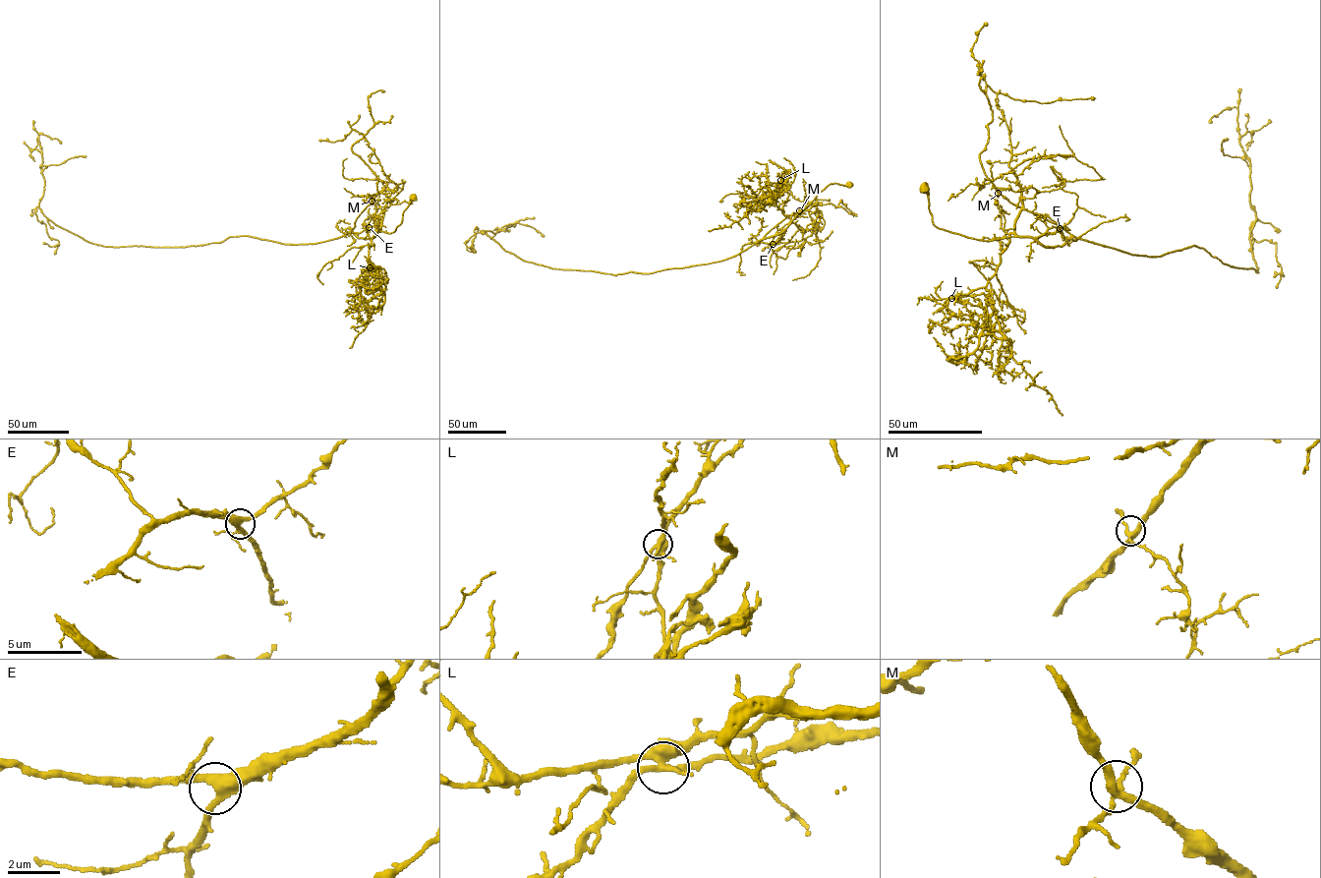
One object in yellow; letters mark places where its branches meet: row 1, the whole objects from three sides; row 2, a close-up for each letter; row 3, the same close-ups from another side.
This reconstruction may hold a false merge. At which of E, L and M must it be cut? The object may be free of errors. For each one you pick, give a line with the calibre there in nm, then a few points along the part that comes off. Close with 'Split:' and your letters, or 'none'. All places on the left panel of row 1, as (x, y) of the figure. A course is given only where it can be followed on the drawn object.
L: Thickness 360 nm. Course of the part to remove: (370, 267), (370, 287), (373, 291), (383, 292), (382, 305), (370, 307), (359, 293), (348, 297)
Split: L

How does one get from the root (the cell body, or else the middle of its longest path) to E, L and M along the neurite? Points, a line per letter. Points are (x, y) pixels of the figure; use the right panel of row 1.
E: (924, 188), (927, 191), (933, 224), (968, 237), (991, 241), (1012, 236), (1036, 237), (1051, 227), (1060, 228)
L: (924, 188), (933, 224), (938, 227), (983, 241), (1014, 235), (1010, 233), (987, 285), (951, 298)
M: (924, 188), (927, 191), (933, 224), (983, 241), (1014, 235), (1001, 228), (1001, 211), (995, 198), (998, 193)

